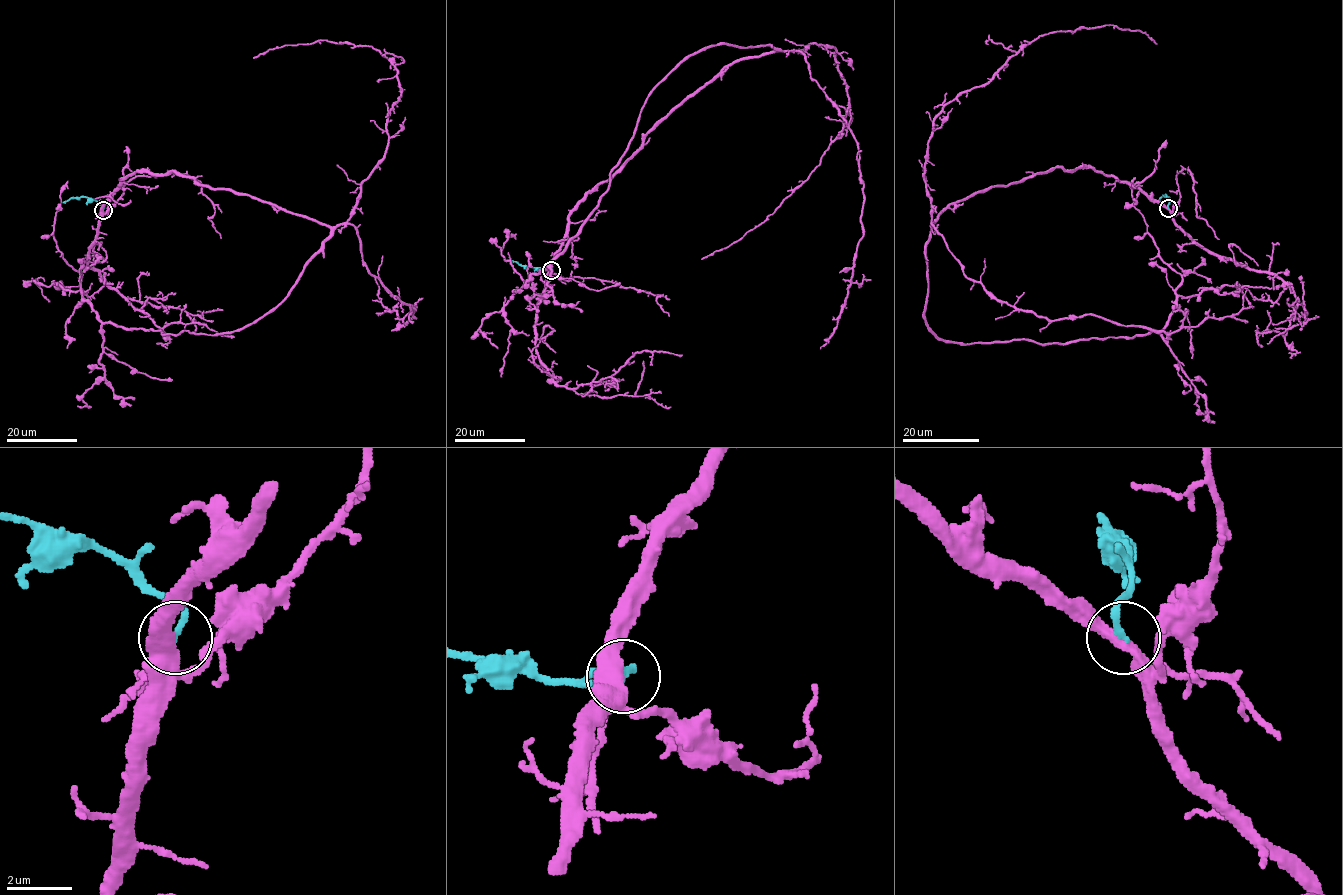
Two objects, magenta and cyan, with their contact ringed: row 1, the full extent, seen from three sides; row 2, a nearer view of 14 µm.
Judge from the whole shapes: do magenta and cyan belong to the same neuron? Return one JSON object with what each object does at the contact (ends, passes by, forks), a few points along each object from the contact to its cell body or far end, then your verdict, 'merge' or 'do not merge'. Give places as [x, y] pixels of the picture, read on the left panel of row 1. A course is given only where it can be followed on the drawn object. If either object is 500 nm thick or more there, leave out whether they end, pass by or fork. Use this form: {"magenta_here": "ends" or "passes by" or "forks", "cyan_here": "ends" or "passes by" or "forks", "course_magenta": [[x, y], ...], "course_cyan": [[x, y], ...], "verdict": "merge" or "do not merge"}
{"magenta_here": "passes by", "cyan_here": "ends", "course_magenta": [[103, 210], [126, 176], [175, 171], [330, 236], [236, 330], [116, 326], [57, 245], [68, 181]], "course_cyan": [[103, 210], [96, 201], [85, 197], [71, 197], [62, 203]], "verdict": "do not merge"}

